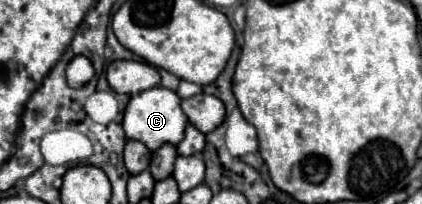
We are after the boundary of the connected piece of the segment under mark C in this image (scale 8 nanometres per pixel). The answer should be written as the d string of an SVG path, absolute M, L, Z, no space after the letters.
M155 86L151 90L143 90L131 96L125 108L125 118L123 118L125 136L143 142L149 150L155 150L163 144L179 144L179 140L183 140L185 126L187 126L187 116L181 110L181 98L173 90L163 86Z

